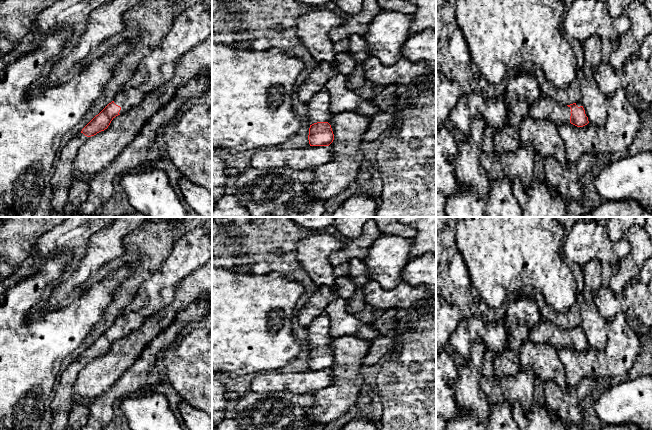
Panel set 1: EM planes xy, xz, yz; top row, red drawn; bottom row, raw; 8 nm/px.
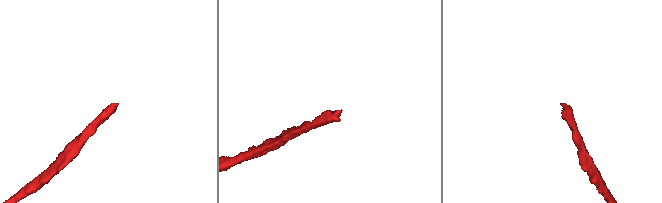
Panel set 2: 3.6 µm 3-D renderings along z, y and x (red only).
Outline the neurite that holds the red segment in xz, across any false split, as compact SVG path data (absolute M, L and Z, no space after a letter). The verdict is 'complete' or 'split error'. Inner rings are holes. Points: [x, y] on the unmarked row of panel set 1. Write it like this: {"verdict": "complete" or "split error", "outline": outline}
{"verdict": "complete", "outline": "M328 346L310 349L308 364L310 370L329 370L334 364L331 349Z"}

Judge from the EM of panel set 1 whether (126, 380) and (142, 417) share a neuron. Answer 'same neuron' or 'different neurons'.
different neurons

